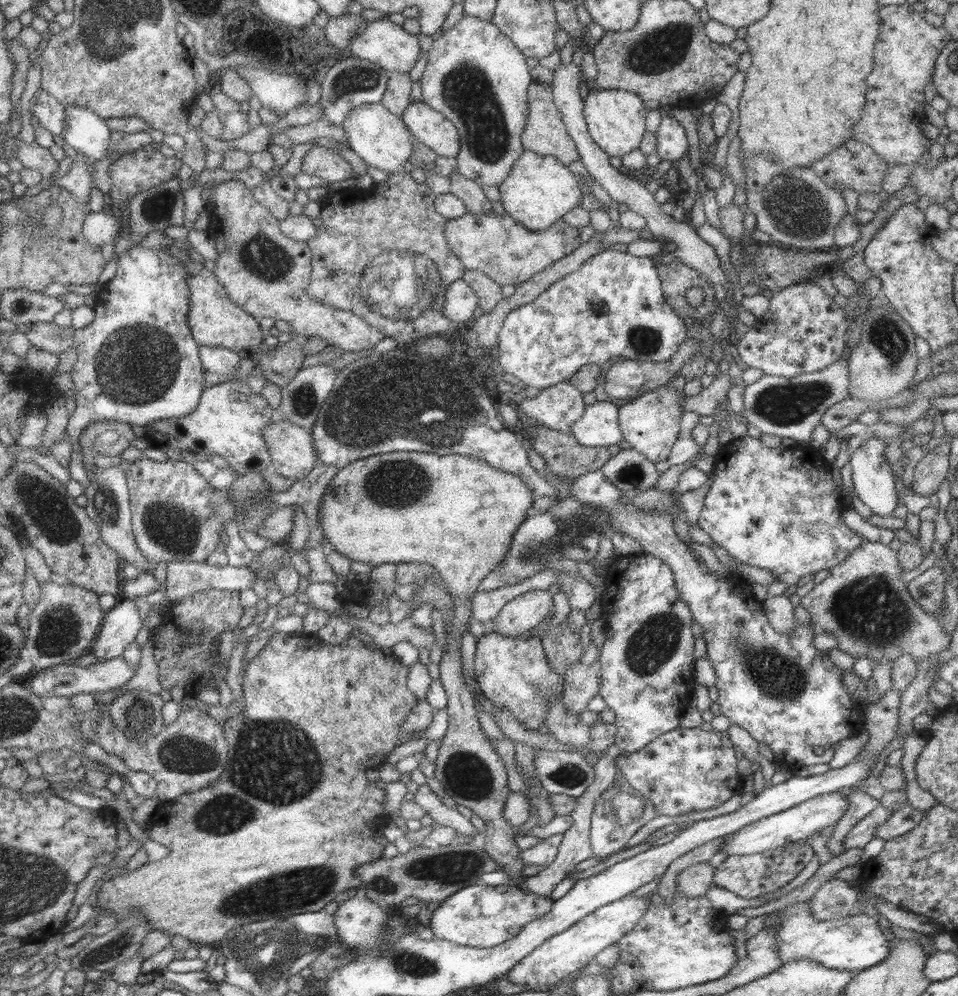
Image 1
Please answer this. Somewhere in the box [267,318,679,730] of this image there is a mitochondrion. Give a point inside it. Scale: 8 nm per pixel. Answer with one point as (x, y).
(368, 404)

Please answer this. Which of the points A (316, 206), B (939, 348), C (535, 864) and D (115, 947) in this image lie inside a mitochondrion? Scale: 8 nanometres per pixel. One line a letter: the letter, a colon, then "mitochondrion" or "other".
A: other
B: other
C: other
D: mitochondrion

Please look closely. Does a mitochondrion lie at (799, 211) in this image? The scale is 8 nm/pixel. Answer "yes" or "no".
yes

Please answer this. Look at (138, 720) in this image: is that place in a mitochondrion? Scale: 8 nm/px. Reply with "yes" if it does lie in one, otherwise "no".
yes

